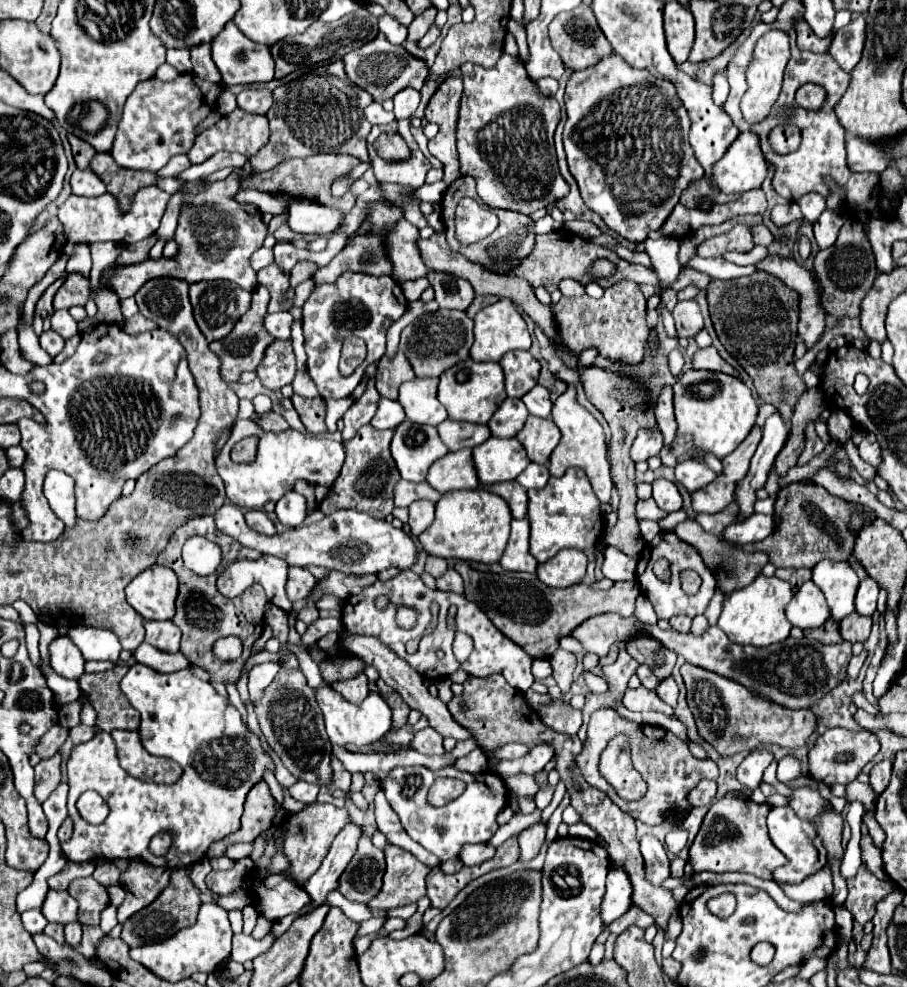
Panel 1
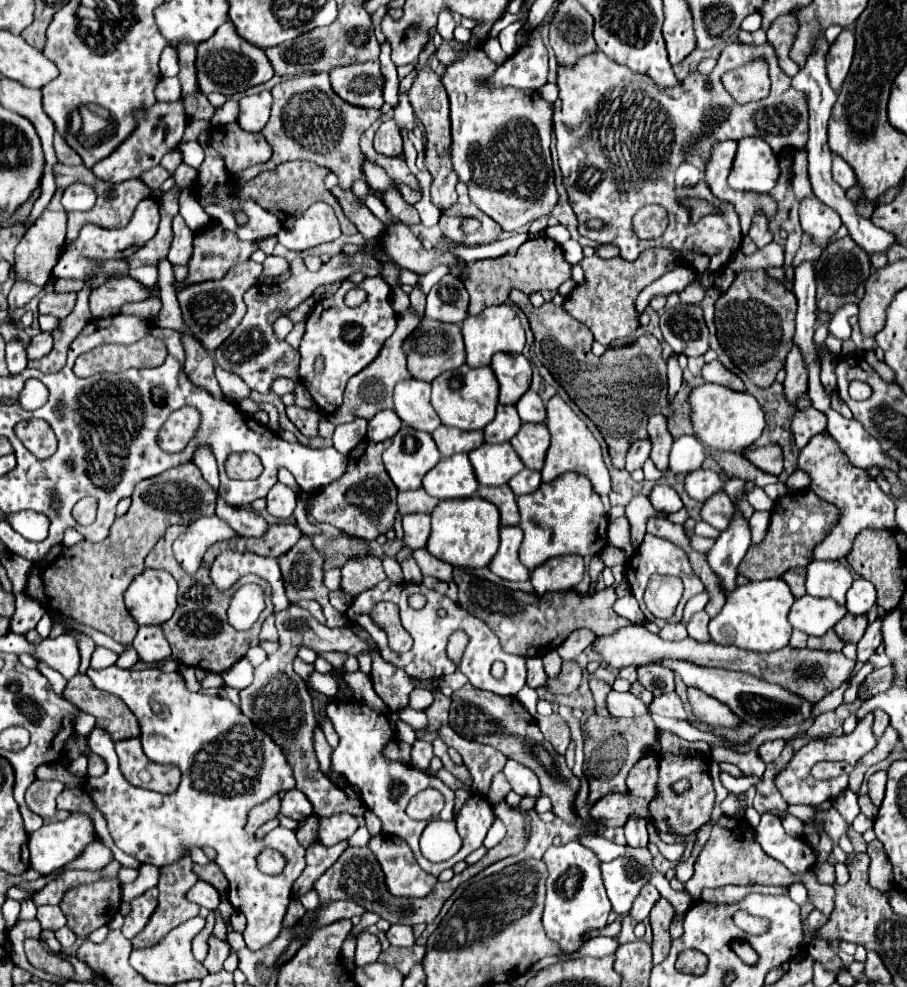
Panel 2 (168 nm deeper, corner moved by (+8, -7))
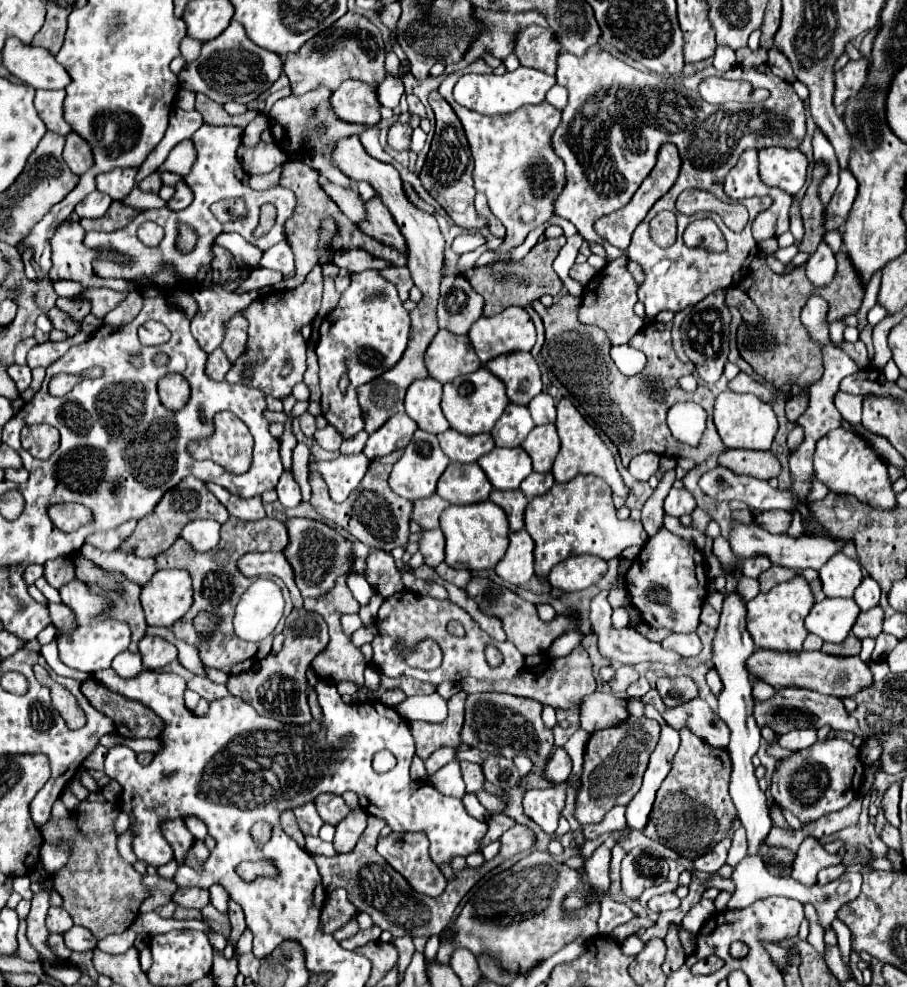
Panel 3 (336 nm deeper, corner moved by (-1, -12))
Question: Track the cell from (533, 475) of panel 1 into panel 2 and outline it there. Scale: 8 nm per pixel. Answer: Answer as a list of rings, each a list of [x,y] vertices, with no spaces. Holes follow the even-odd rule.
[[[523,469],[517,477],[513,477],[513,481],[509,481],[509,487],[513,489],[515,495],[533,493],[537,491],[539,485],[541,485],[541,473],[533,469]]]

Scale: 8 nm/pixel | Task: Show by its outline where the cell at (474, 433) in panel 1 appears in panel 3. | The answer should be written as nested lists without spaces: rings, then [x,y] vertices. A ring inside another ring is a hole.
[[[446,430],[438,434],[442,452],[452,462],[476,462],[480,456],[488,454],[494,448],[494,438],[490,434],[464,436],[458,430]]]

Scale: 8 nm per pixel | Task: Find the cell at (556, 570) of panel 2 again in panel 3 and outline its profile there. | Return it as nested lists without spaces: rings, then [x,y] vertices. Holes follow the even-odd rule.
[[[570,556],[552,568],[548,582],[564,592],[578,592],[596,584],[606,570],[606,560],[598,556]]]

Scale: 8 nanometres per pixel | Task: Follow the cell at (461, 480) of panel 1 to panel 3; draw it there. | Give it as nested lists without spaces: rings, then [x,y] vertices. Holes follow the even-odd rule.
[[[450,462],[438,480],[436,494],[450,504],[476,504],[488,500],[492,486],[478,464]]]

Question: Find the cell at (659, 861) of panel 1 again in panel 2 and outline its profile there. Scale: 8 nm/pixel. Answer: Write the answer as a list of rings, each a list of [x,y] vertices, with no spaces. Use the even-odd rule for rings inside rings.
[[[631,817],[627,823],[625,823],[625,837],[627,837],[627,843],[631,847],[647,847],[647,829],[645,829],[645,821],[639,819],[639,817]]]

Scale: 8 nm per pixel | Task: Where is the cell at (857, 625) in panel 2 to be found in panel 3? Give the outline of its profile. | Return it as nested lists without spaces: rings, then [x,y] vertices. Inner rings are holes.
[[[880,606],[870,608],[868,612],[860,612],[852,634],[856,638],[876,638],[882,632],[882,620],[884,620],[884,610]]]

